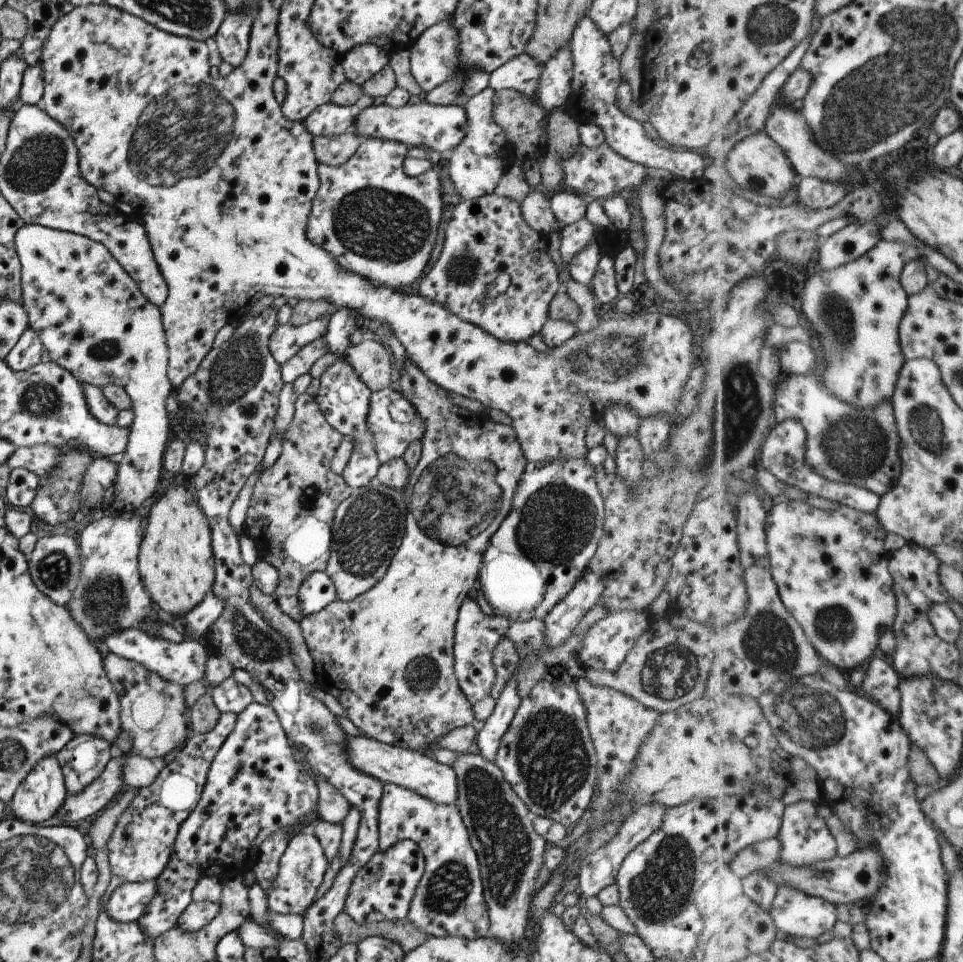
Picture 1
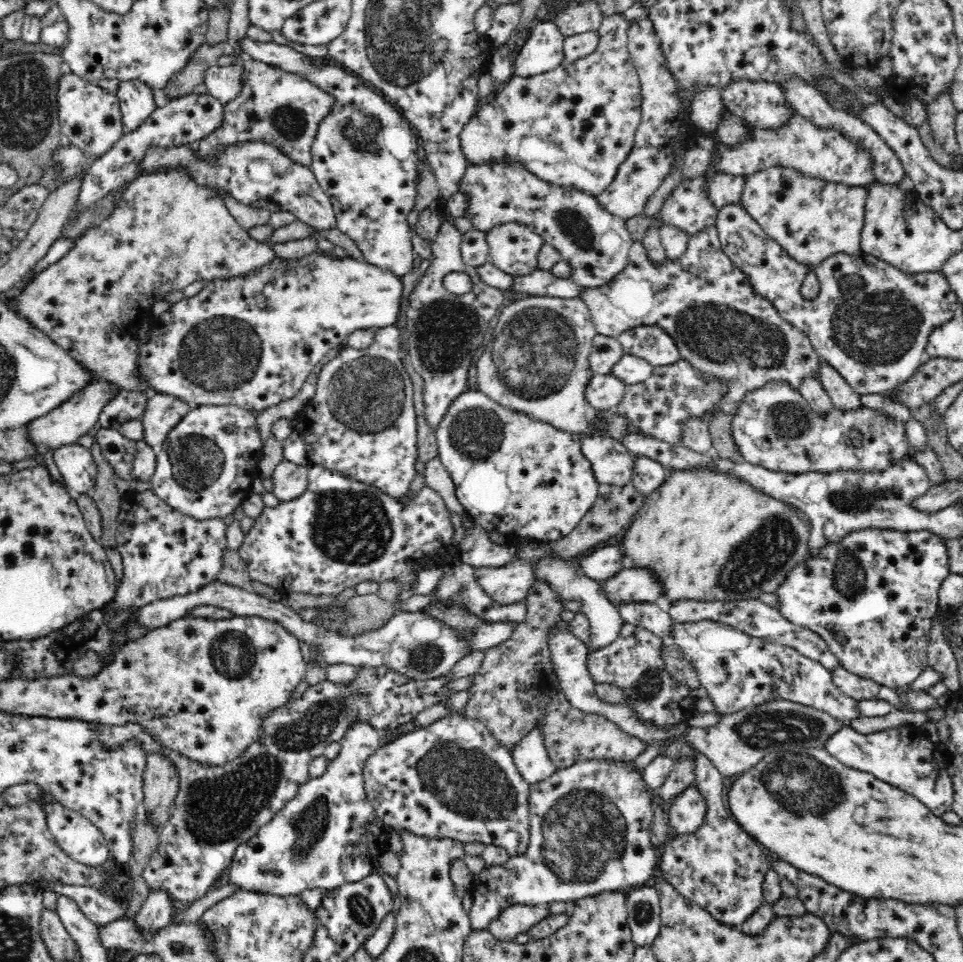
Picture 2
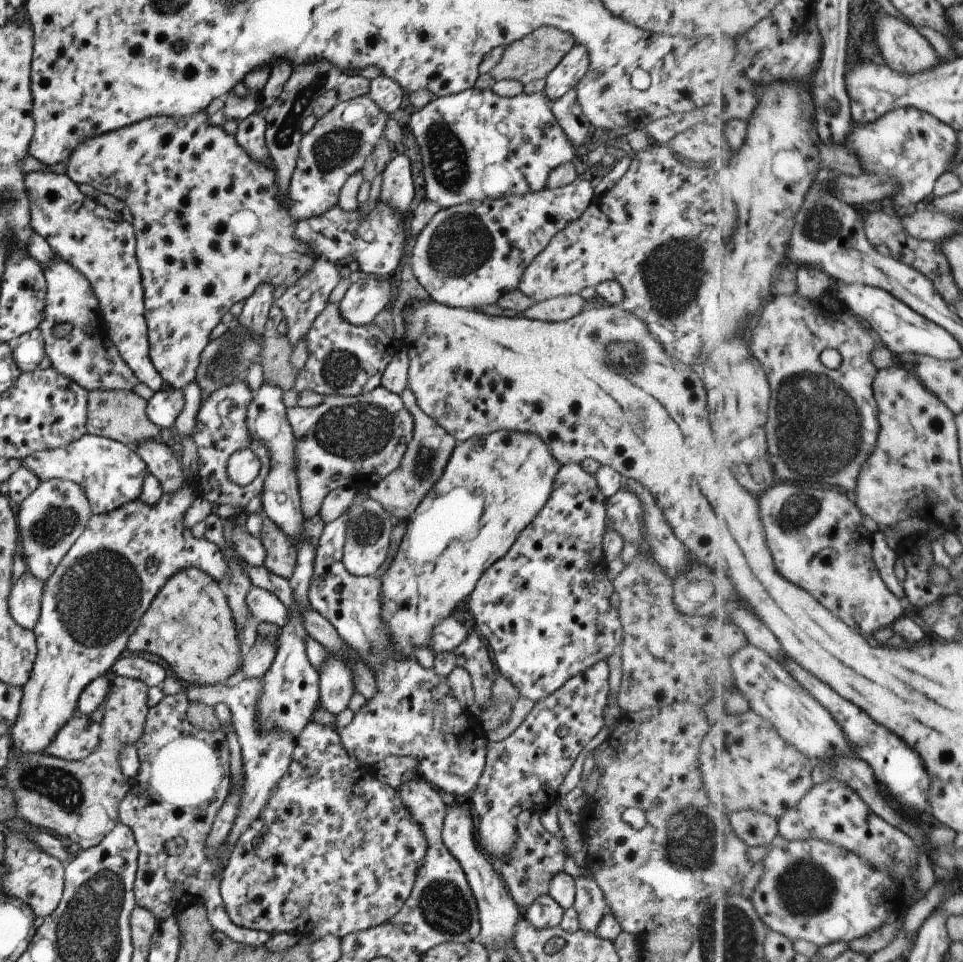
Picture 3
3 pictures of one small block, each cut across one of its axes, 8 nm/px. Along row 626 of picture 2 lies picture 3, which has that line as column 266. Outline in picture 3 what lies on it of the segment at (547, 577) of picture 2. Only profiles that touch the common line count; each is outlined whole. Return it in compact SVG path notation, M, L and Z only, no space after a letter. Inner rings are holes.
M251 585L244 602L258 623L267 622L279 627L287 624L287 609L271 592Z

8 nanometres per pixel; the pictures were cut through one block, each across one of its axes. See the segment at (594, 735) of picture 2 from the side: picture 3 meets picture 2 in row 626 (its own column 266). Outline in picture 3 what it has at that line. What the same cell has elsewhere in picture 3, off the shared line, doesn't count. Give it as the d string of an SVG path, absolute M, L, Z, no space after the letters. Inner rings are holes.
M262 518L259 542L265 552L264 568L282 578L289 579L295 566L295 544L285 536L269 518Z

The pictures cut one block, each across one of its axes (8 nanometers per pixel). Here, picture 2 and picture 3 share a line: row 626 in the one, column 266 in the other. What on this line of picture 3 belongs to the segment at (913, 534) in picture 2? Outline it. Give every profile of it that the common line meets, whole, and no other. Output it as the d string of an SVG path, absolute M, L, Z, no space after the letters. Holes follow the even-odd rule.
M309 722L303 726L303 730L297 734L294 739L294 748L291 754L291 763L287 772L279 778L277 788L273 794L267 798L263 810L259 816L249 824L249 828L237 838L231 854L224 863L221 871L221 880L219 880L219 893L223 900L223 909L229 918L229 921L238 928L252 929L255 931L264 931L268 935L289 932L295 933L300 937L309 937L317 939L323 936L337 936L341 939L347 934L361 932L375 928L383 922L387 922L407 900L411 893L415 874L423 862L427 850L427 840L421 832L421 828L409 818L407 808L403 808L402 801L399 800L395 789L389 788L385 782L379 782L373 775L373 768L367 764L361 764L357 758L349 756L343 746L341 746L338 732L323 726L319 722Z

